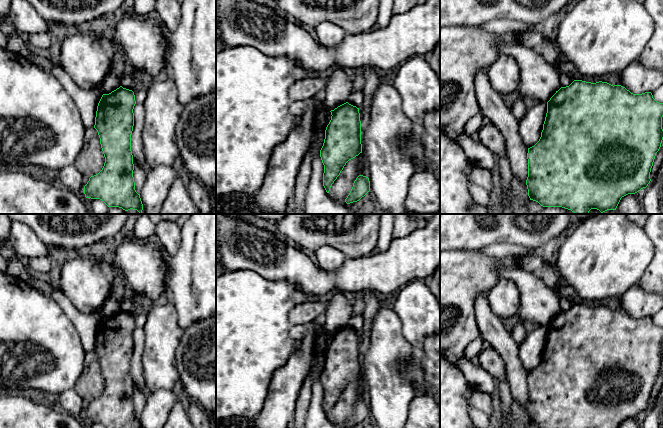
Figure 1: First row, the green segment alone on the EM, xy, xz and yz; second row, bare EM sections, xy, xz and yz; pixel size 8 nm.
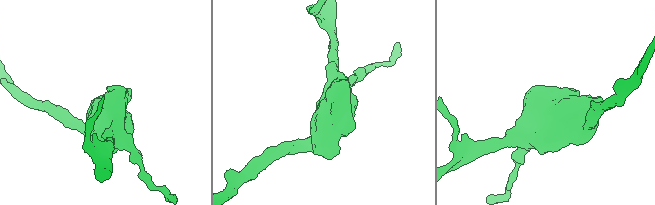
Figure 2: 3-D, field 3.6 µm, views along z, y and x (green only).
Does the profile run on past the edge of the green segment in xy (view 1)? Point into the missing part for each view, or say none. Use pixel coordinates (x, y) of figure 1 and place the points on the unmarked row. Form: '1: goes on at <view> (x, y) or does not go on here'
1: does not go on here

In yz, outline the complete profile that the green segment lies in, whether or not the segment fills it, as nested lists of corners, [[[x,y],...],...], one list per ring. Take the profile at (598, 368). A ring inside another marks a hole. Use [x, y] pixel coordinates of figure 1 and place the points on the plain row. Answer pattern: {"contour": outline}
{"contour": [[[574,304],[569,310],[561,311],[547,326],[547,337],[546,337],[545,345],[543,348],[543,354],[541,356],[541,361],[539,365],[534,370],[528,372],[528,377],[527,377],[528,401],[526,404],[526,409],[527,409],[528,420],[530,424],[536,425],[539,428],[619,428],[622,421],[628,418],[635,418],[641,413],[646,412],[651,405],[650,403],[651,392],[653,390],[656,377],[659,375],[663,364],[662,341],[663,341],[663,327],[657,326],[653,322],[651,316],[645,316],[642,318],[633,318],[621,309],[613,310],[607,306],[602,306],[602,305],[591,307],[582,304]]]}

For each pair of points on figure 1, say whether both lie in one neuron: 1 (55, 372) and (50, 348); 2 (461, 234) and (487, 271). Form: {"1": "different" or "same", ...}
{"1": "same", "2": "different"}

